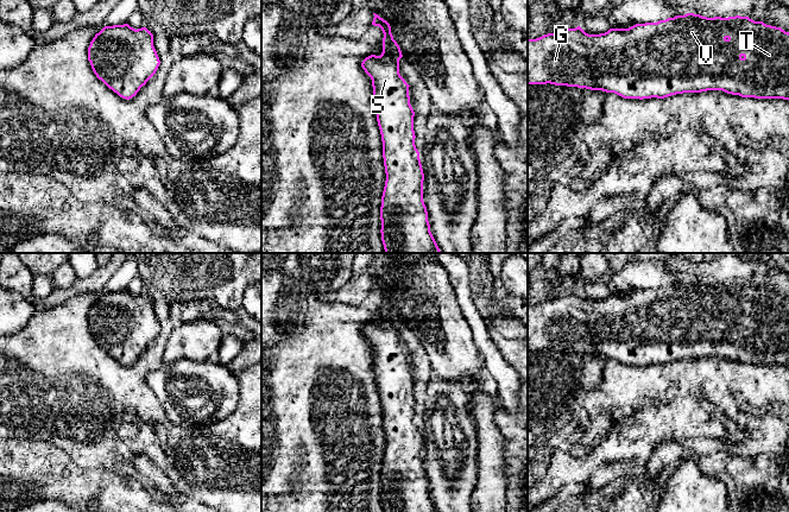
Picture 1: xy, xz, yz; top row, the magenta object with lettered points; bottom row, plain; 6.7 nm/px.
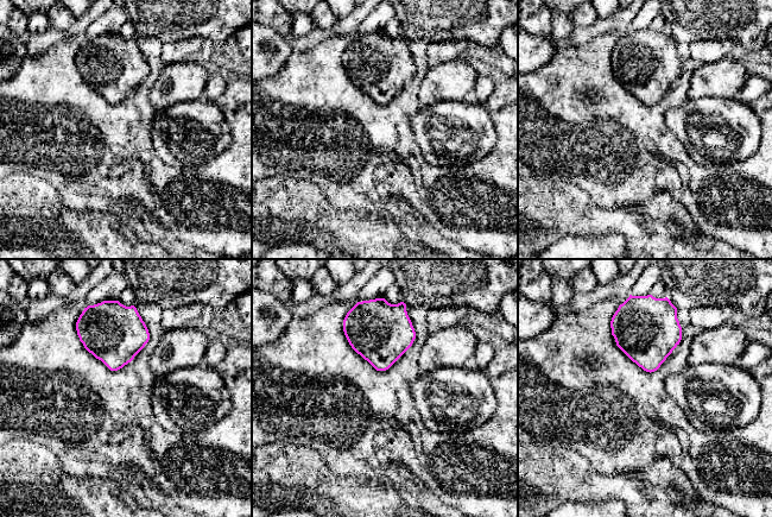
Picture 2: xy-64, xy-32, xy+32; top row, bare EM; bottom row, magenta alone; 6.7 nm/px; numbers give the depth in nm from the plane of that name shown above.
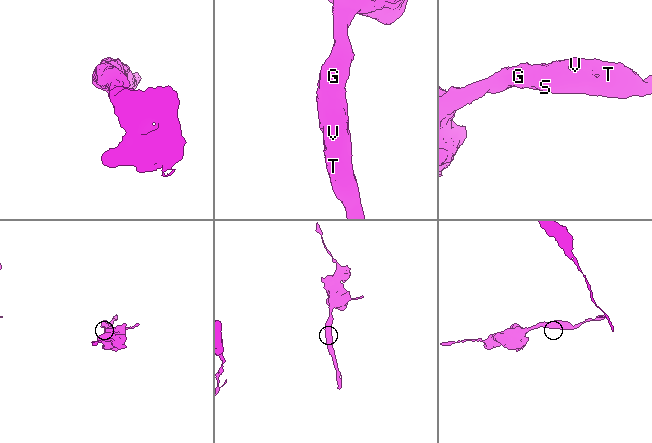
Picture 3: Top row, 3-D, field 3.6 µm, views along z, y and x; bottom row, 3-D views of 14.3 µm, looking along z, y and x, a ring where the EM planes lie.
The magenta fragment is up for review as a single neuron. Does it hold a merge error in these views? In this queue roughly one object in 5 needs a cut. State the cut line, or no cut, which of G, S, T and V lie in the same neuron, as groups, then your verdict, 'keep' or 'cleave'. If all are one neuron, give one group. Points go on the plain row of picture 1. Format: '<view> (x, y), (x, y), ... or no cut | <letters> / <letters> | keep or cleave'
no cut | G S T V | keep

